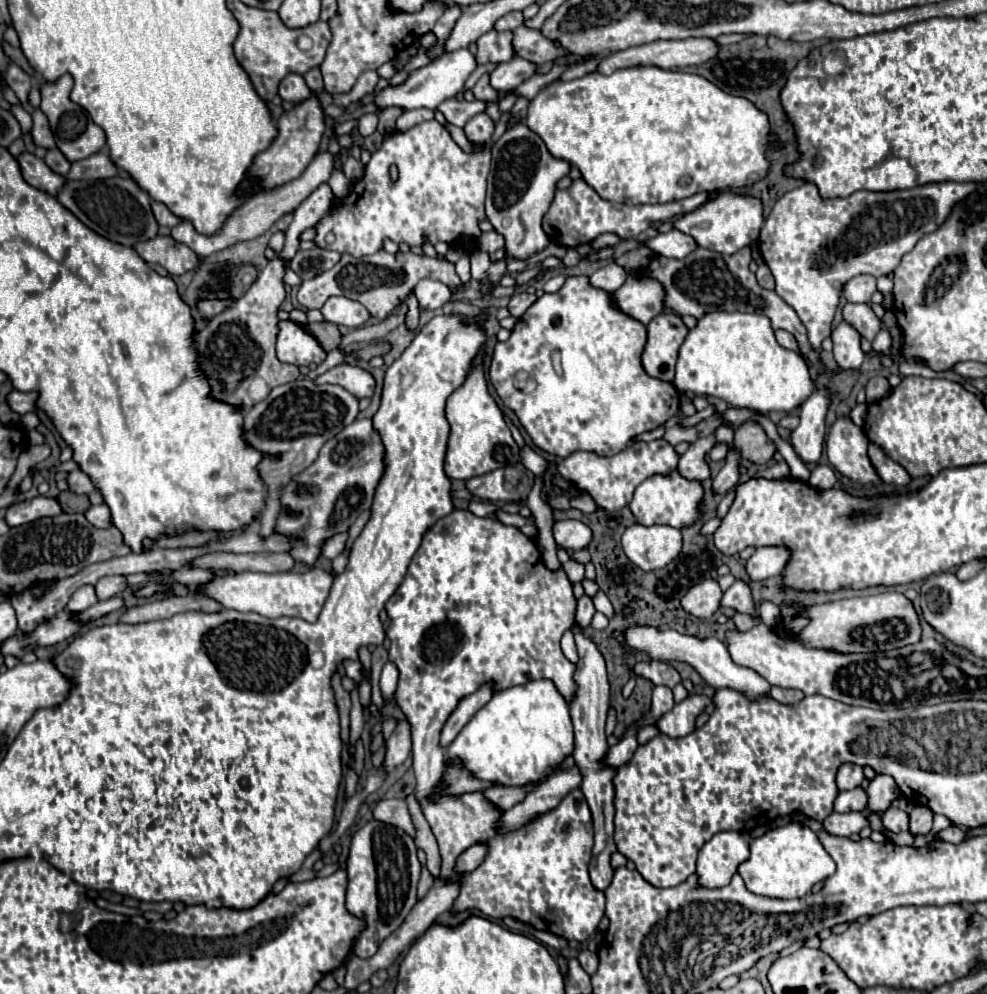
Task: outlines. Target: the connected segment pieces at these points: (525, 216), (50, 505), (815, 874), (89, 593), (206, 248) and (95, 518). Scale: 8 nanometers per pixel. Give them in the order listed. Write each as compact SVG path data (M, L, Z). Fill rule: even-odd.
M524 122L510 126L492 146L492 166L488 176L486 216L506 240L506 258L528 258L550 244L542 230L542 216L548 212L560 178L568 176L570 164L552 158L544 140Z
M36 496L36 498L12 504L6 510L6 522L8 522L8 526L20 526L20 524L34 522L38 518L46 518L46 516L52 518L52 516L56 516L60 512L62 512L62 508L60 508L56 498Z
M790 822L786 826L768 830L760 838L754 838L750 842L748 860L738 866L738 874L746 882L746 888L768 898L802 898L816 882L832 876L834 870L836 864L820 844L816 832L802 822Z
M80 586L80 588L72 594L72 598L70 598L70 602L68 602L68 610L72 610L72 612L82 612L82 610L94 606L96 602L98 602L98 596L96 596L96 592L94 592L94 586Z
M322 152L318 154L310 166L304 170L304 174L280 188L274 188L274 190L268 190L268 192L258 192L254 194L250 200L246 200L244 204L240 204L230 216L228 216L228 222L224 222L224 226L220 228L220 234L212 234L212 236L204 236L204 234L198 234L192 226L192 222L182 222L178 226L172 228L172 238L176 242L182 242L186 244L188 248L192 248L196 254L200 256L210 256L214 252L220 252L224 248L230 248L238 242L246 242L246 240L254 240L258 236L262 236L266 230L270 230L270 226L282 218L284 214L290 214L294 212L302 200L306 200L322 182L326 182L332 174L332 168L334 168L334 158L330 152Z
M106 504L92 506L92 508L86 512L86 518L88 518L94 526L98 526L98 528L108 528L108 526L112 526L112 522L110 522L110 510L108 510Z

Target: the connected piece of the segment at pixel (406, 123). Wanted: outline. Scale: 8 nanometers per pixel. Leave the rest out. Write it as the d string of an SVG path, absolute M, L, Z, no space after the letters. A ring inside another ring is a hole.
M418 108L418 110L406 110L398 120L396 120L396 126L400 130L408 130L420 122L426 122L426 120L432 120L434 118L434 110L428 108Z

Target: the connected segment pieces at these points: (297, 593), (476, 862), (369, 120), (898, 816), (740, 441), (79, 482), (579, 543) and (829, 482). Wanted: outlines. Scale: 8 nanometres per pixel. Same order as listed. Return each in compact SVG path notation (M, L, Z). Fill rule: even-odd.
M310 568L304 574L294 572L278 572L278 574L264 574L264 572L240 572L230 576L218 576L208 586L204 586L204 594L218 600L224 608L238 610L238 612L258 612L266 618L280 618L280 616L296 616L306 622L316 622L324 600L330 594L334 576L324 572L322 568Z
M476 844L472 848L468 848L464 854L460 854L458 864L456 864L456 872L472 872L476 866L480 866L480 862L486 856L486 846L484 844Z
M362 114L358 118L358 130L362 136L370 136L372 132L376 132L378 126L378 116L376 114Z
M890 808L884 816L882 816L882 824L892 830L892 832L900 832L900 830L908 830L908 814L900 808Z
M746 422L734 432L736 452L754 464L766 464L772 460L776 446L768 440L764 430L756 422Z
M80 468L70 472L68 476L68 484L70 484L70 490L76 492L76 494L90 494L96 486L92 482L92 478L88 478L88 474L84 474Z
M562 520L554 524L554 538L562 548L580 550L592 542L592 530L578 520Z
M816 466L814 470L812 470L812 478L810 478L810 486L812 488L816 488L816 490L828 490L828 488L832 488L834 486L834 482L836 482L836 476L834 476L834 470L830 468L830 466Z

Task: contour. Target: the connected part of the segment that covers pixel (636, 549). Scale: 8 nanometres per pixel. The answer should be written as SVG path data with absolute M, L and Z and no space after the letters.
M632 524L622 534L622 550L642 570L658 570L672 562L682 548L678 528L666 524Z

